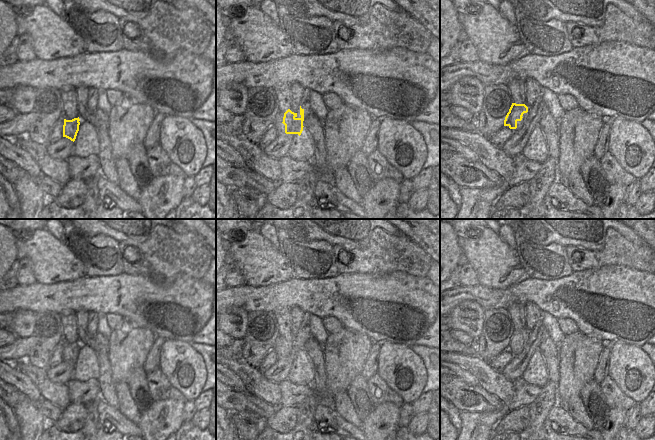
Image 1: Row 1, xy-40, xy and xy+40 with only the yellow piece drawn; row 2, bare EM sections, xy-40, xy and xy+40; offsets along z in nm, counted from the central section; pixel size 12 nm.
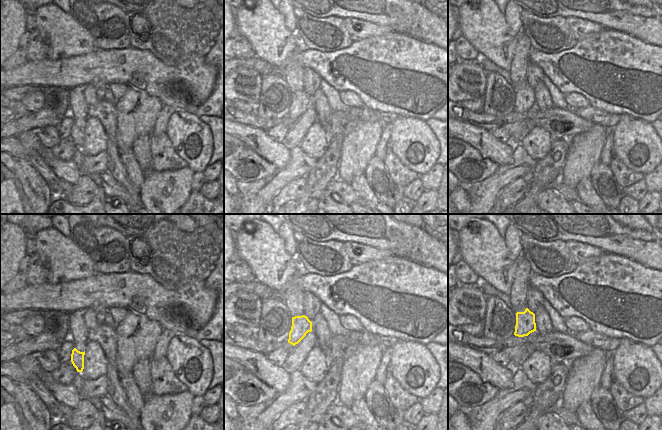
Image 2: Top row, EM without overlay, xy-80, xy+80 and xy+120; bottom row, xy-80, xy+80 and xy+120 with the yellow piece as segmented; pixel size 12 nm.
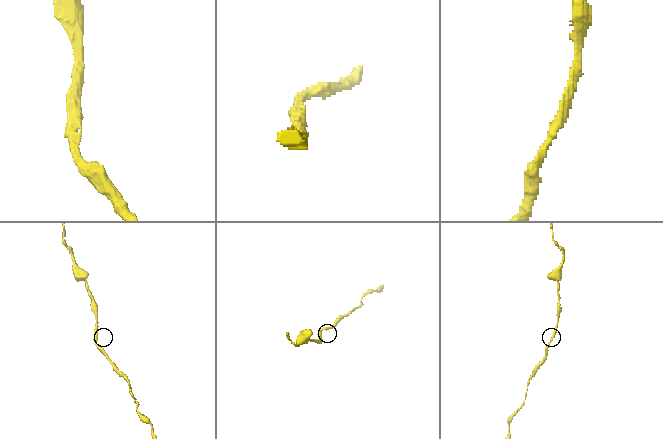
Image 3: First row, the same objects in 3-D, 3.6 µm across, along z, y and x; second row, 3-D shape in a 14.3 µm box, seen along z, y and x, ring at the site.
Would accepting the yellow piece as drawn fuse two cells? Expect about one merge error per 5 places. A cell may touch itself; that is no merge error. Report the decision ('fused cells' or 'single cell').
single cell

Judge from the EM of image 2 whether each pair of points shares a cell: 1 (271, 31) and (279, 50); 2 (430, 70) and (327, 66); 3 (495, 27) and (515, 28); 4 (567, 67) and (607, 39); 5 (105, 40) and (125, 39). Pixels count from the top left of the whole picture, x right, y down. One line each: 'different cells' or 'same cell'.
1: same cell
2: same cell
3: different cells
4: same cell
5: same cell

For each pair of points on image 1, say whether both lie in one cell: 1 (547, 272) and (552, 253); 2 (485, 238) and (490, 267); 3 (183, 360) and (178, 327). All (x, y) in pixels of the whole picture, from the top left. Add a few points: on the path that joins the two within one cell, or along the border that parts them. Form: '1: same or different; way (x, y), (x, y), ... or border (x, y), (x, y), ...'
1: same; way (547, 267), (552, 258)
2: same; way (486, 245), (486, 253), (490, 260)
3: different; border (166, 339), (187, 341), (190, 344)

